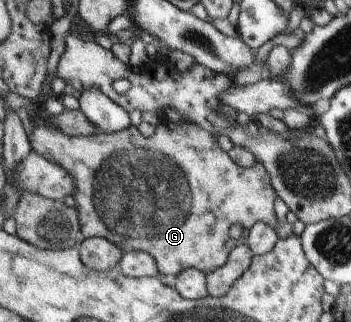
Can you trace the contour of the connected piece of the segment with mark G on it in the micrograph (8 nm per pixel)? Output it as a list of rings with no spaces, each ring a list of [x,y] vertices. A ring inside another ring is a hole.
[[[42,104],[35,105],[38,108],[38,115],[33,120],[33,131],[30,133],[30,143],[33,150],[46,155],[48,159],[56,161],[64,165],[72,175],[74,175],[74,181],[78,185],[78,193],[76,193],[75,200],[78,203],[77,209],[81,216],[82,231],[86,239],[100,237],[112,241],[118,245],[125,252],[132,251],[144,251],[150,253],[153,257],[156,257],[158,265],[160,265],[160,271],[164,275],[180,276],[184,271],[191,268],[200,269],[207,275],[217,271],[218,268],[226,266],[230,257],[234,254],[234,251],[242,245],[249,244],[250,235],[248,234],[259,223],[264,221],[271,224],[274,228],[277,227],[276,215],[274,215],[274,201],[276,201],[276,193],[272,189],[272,180],[270,179],[270,171],[266,169],[266,165],[259,161],[256,163],[256,167],[244,168],[240,164],[234,161],[230,156],[230,152],[226,153],[218,141],[218,137],[210,131],[196,125],[176,125],[176,123],[170,124],[162,120],[157,126],[155,135],[152,137],[144,137],[142,131],[138,127],[132,127],[119,133],[107,133],[102,132],[98,135],[79,137],[72,137],[68,133],[64,133],[60,127],[54,127],[50,125],[49,115],[44,111]],[[234,225],[242,225],[244,234],[239,239],[232,237],[232,227]]]

